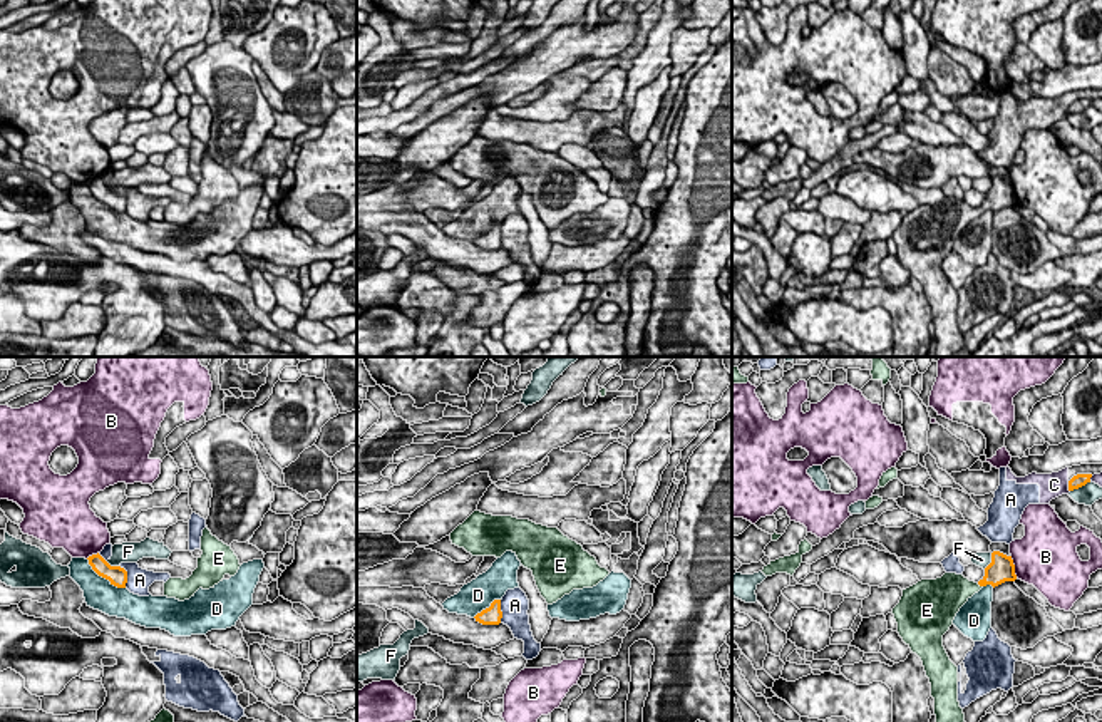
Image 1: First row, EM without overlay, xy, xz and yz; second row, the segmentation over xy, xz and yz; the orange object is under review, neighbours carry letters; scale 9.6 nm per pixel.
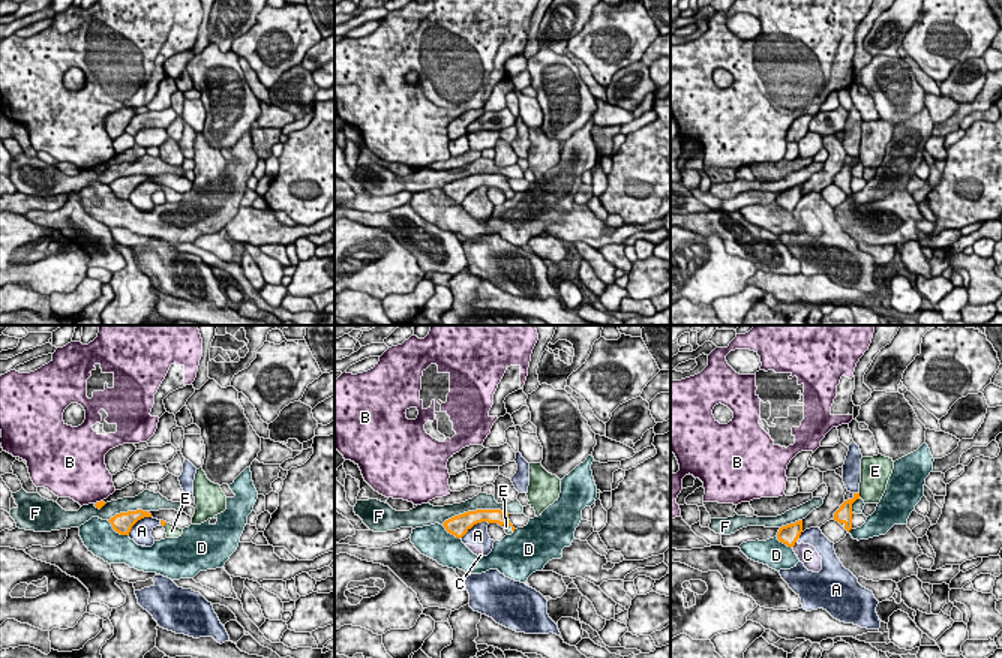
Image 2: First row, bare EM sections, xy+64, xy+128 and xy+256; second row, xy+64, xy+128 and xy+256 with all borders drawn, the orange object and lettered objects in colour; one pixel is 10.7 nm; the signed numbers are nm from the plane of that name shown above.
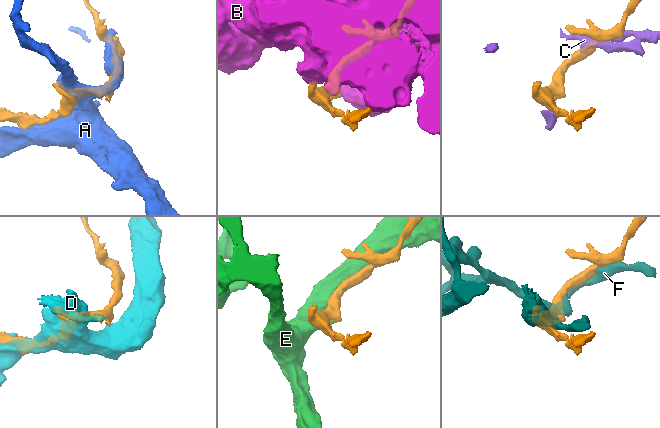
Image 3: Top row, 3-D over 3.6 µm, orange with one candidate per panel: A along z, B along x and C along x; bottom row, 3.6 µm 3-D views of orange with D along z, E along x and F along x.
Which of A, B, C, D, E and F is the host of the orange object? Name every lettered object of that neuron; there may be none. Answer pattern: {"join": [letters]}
{"join": ["E"]}

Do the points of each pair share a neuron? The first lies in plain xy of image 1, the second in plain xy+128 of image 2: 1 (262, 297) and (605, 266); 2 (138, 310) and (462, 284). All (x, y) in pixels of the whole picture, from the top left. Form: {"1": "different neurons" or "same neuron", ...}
{"1": "different neurons", "2": "same neuron"}

